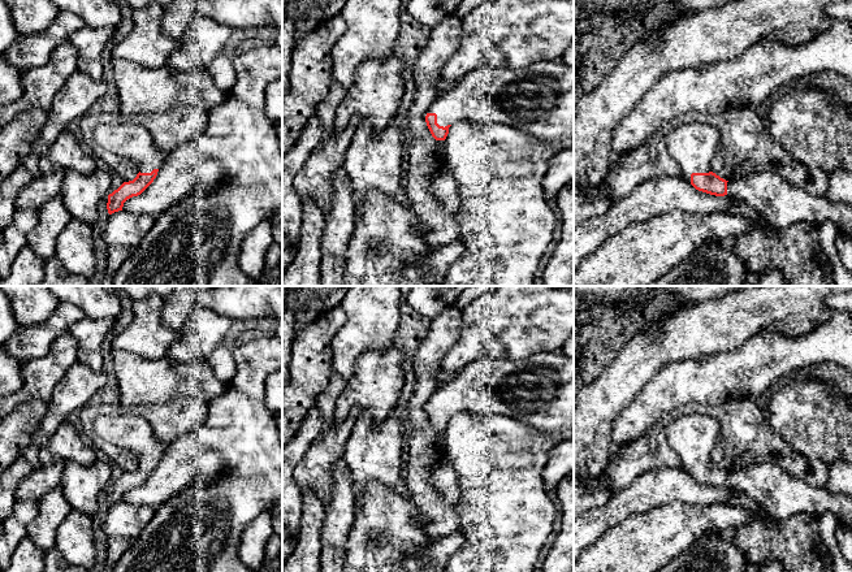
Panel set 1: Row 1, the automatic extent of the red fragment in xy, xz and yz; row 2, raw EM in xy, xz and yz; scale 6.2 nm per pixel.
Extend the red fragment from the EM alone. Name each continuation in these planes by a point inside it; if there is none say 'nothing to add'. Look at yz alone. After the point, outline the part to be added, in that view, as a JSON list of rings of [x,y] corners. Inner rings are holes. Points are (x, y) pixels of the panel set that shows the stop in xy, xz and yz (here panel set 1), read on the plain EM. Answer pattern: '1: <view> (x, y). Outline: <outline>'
1: yz (692, 437). Outline: [[[689,413],[672,420],[665,430],[669,446],[680,459],[682,469],[691,473],[692,464],[712,463],[710,455],[719,437],[717,419]]]

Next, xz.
1: xz (537, 391). Outline: [[[546,351],[522,360],[479,359],[438,386],[428,398],[424,411],[428,404],[436,404],[437,415],[444,419],[458,412],[509,416],[526,426],[553,436],[559,442],[568,441],[574,438],[574,358],[561,351]]]

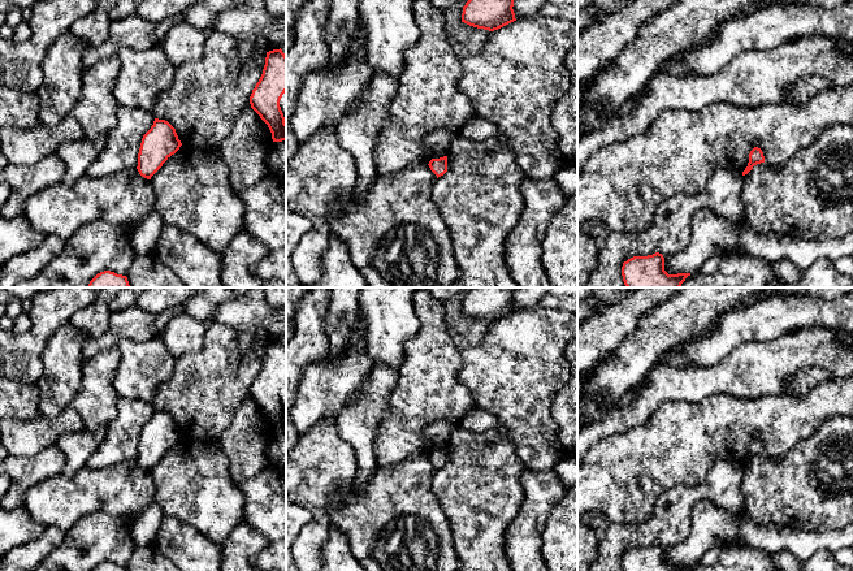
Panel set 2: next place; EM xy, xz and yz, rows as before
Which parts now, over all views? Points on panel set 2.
nothing to add

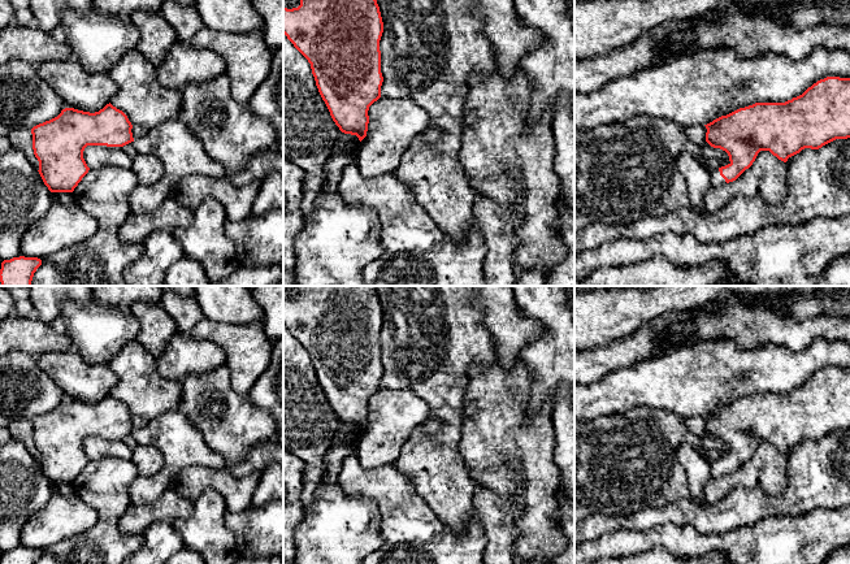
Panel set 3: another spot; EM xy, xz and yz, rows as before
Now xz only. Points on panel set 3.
nothing to add

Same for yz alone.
1: yz (716, 471). Outline: [[[710,459],[708,465],[711,468],[711,478],[720,478],[727,476],[725,470],[720,467],[719,460]]]

